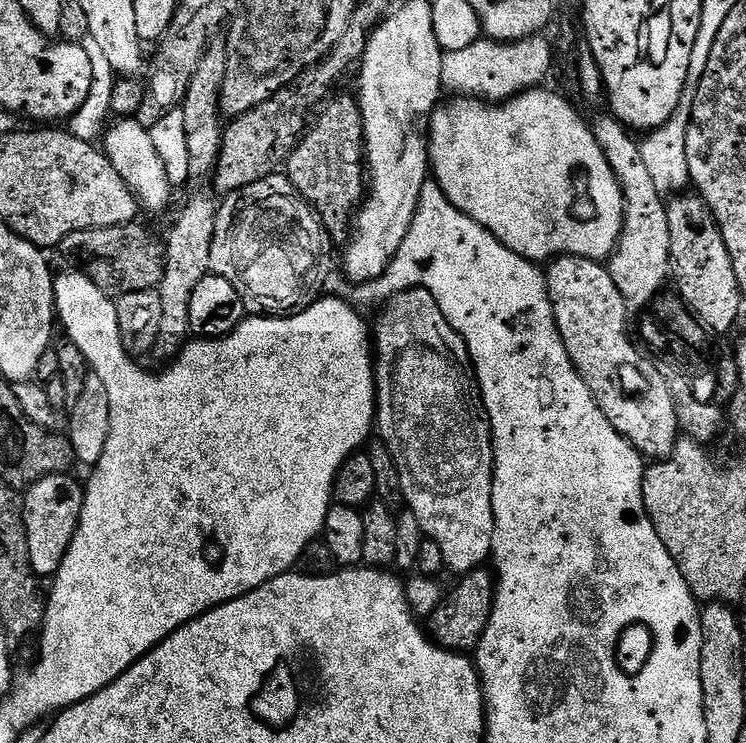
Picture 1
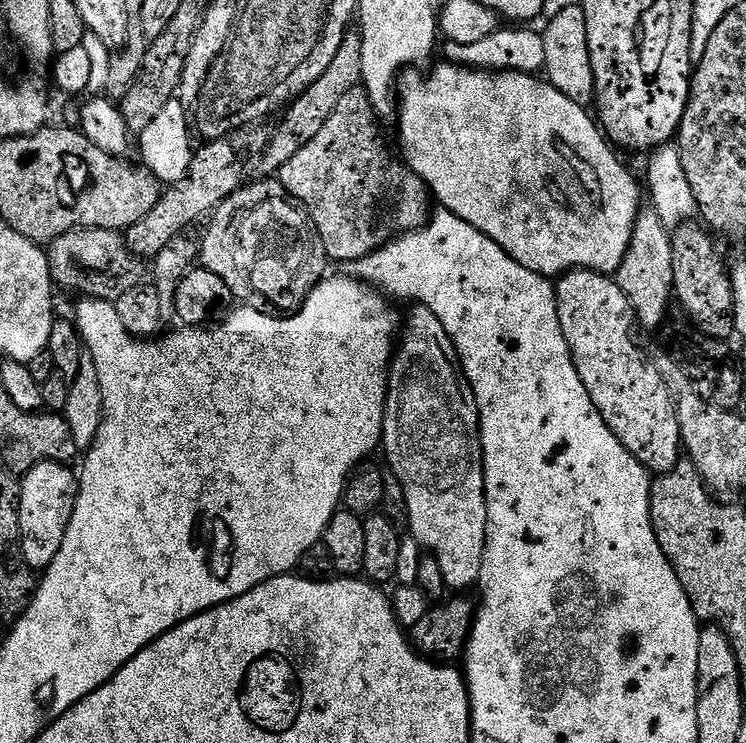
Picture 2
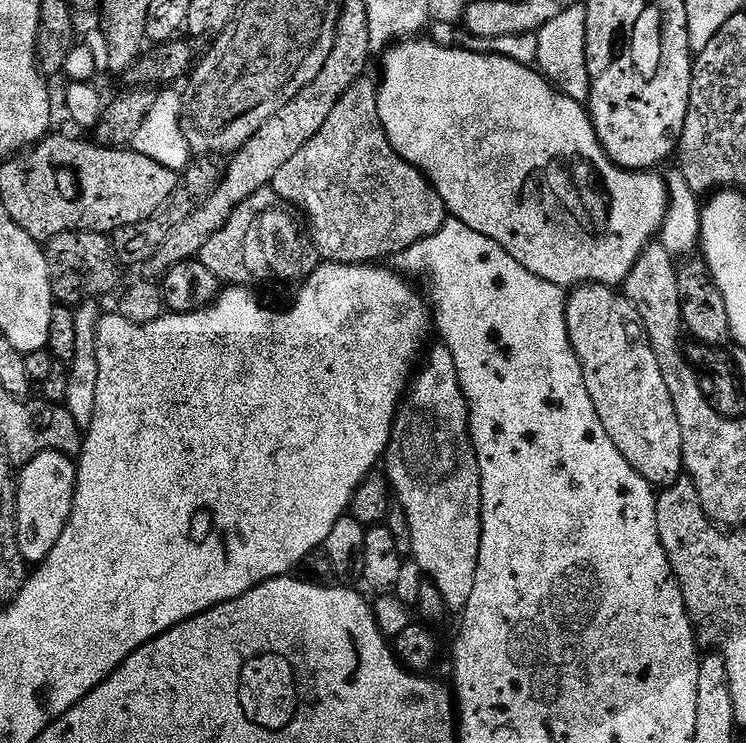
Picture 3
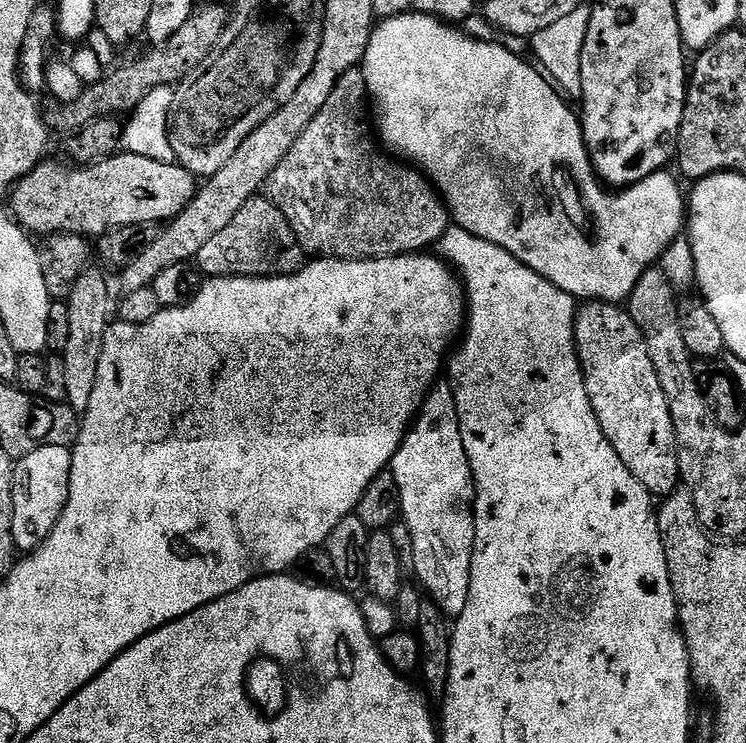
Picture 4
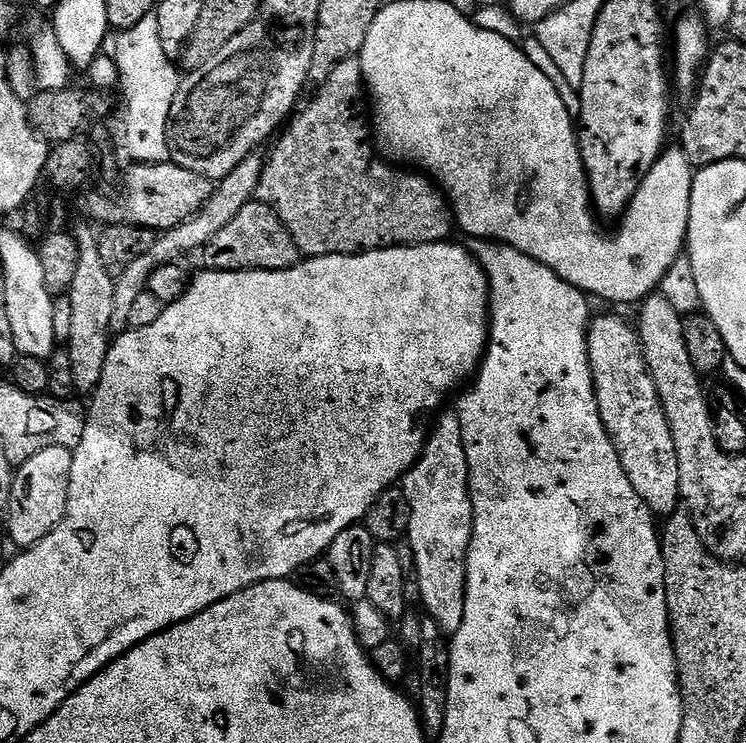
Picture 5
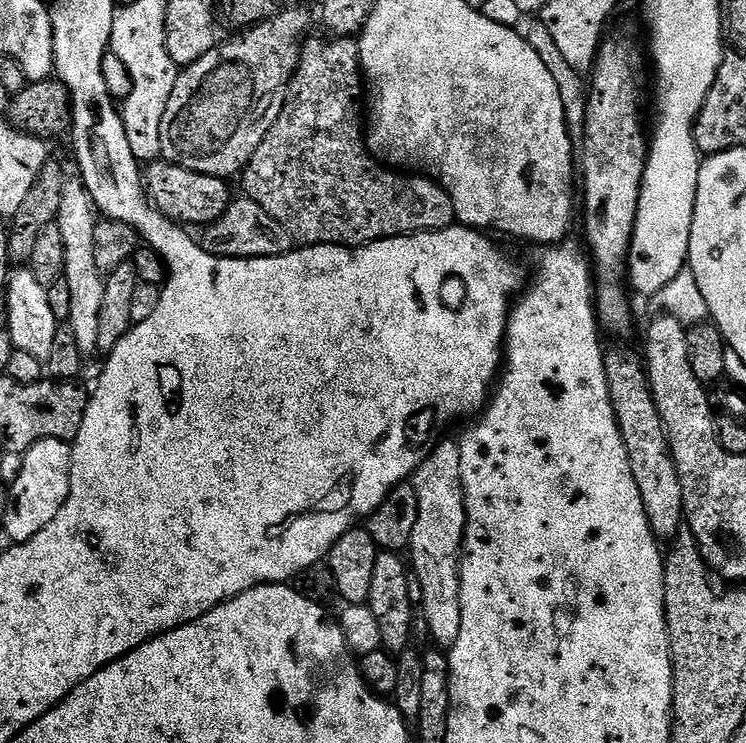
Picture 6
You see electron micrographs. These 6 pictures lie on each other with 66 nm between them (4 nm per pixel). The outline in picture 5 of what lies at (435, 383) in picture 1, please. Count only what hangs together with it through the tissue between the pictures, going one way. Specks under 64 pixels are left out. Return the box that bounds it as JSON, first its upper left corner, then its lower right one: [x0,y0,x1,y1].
[402,411,474,634]

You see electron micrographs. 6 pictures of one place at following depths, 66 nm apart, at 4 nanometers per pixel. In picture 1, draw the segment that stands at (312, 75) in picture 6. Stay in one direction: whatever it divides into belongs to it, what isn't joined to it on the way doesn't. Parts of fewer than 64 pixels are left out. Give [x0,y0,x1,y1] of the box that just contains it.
[286,95,366,233]

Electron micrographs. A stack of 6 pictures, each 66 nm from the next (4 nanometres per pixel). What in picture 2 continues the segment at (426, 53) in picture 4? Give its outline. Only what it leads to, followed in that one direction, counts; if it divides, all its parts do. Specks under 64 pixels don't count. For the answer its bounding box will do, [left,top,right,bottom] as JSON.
[398,62,642,278]

